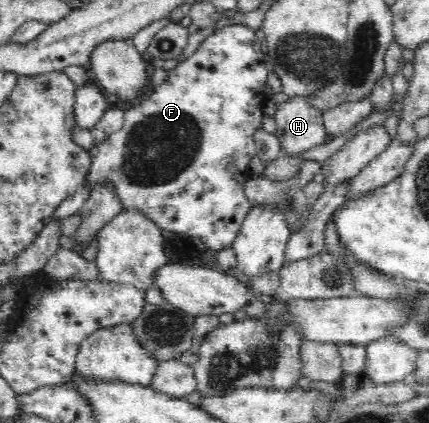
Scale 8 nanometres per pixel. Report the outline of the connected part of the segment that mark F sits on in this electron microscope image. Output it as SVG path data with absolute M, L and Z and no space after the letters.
M233 24L224 26L206 37L193 56L189 56L187 60L183 60L175 68L168 71L167 78L164 78L163 82L154 87L154 91L147 100L141 101L138 105L125 110L123 126L118 131L111 133L104 141L99 142L95 146L92 163L87 176L84 178L85 184L83 184L84 187L88 188L89 194L99 184L110 186L114 190L116 200L119 201L122 210L140 212L142 216L153 222L163 232L188 234L198 238L210 250L219 251L232 247L243 221L250 210L253 209L253 205L249 201L243 186L245 186L246 180L252 177L252 173L249 170L249 162L251 162L258 149L254 134L257 129L262 128L261 120L264 115L263 102L265 98L263 90L267 82L267 76L269 76L269 71L265 67L265 63L268 60L265 49L262 36L248 25Z

